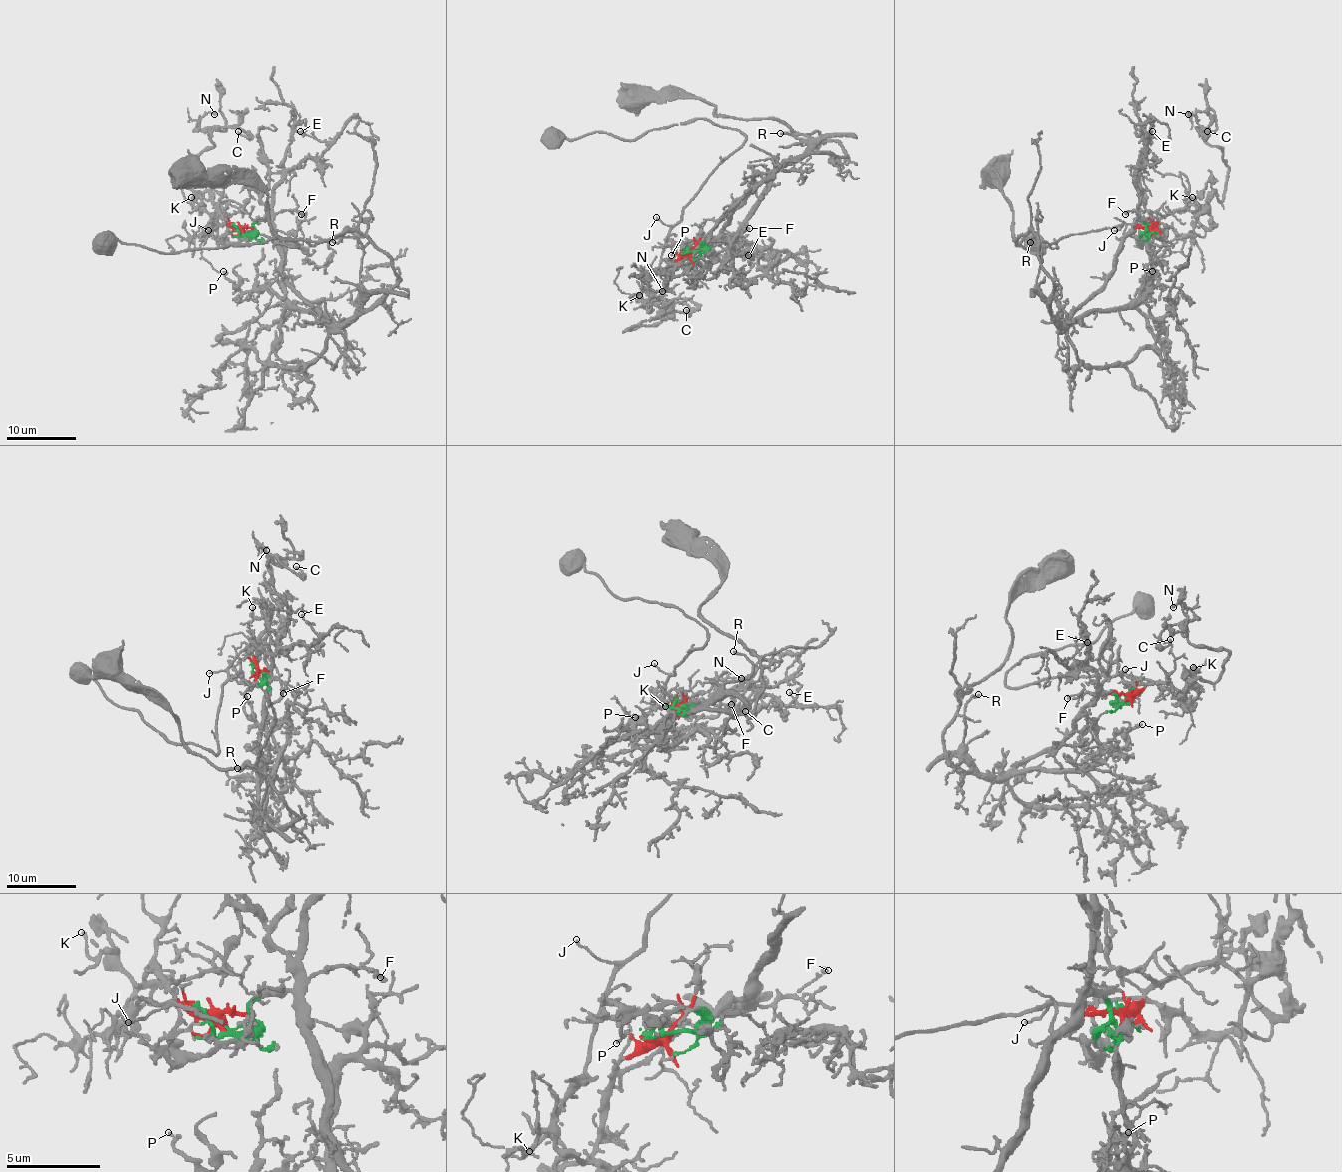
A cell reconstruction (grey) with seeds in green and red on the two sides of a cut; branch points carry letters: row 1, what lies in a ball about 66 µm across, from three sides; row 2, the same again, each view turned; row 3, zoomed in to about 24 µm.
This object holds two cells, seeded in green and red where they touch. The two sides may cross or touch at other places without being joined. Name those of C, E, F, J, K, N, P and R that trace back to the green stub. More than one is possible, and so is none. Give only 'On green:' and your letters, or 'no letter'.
On green: E, F, P, R

